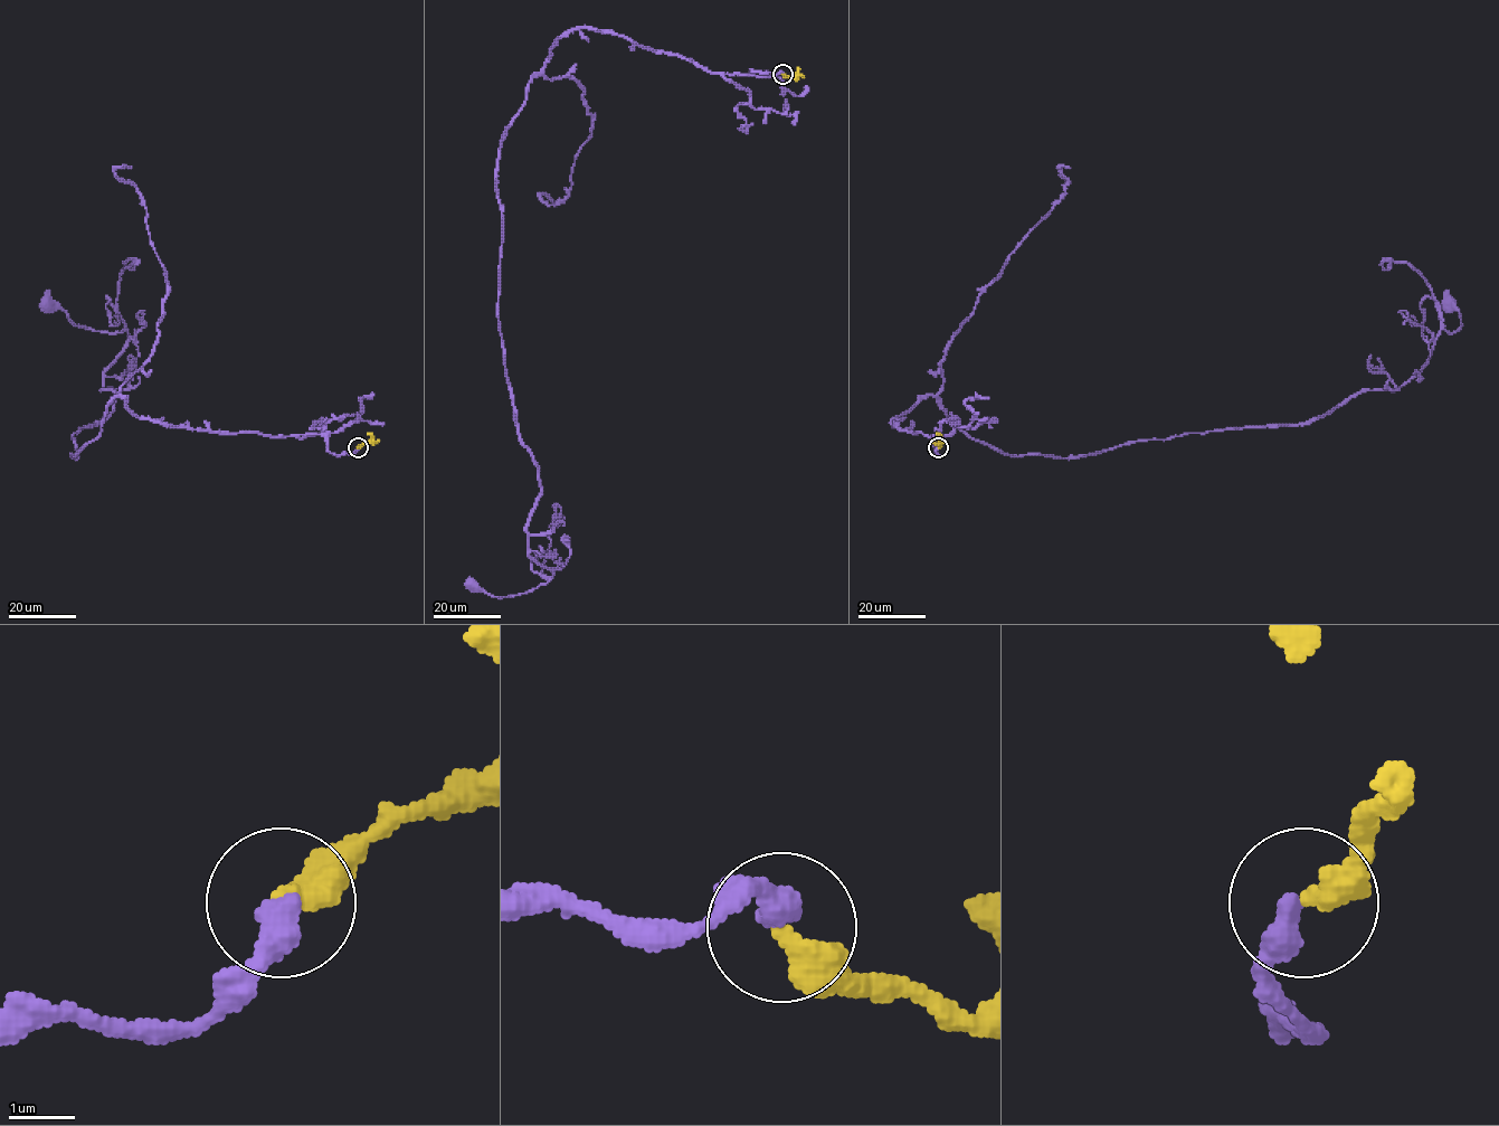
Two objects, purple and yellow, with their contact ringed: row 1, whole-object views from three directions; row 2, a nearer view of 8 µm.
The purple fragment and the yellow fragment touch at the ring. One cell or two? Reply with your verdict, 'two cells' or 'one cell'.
one cell

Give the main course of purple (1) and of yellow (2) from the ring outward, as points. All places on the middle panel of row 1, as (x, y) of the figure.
1: (781, 74), (578, 28), (530, 81), (497, 162), (497, 320), (538, 470), (529, 556), (552, 576), (473, 583)
2: (781, 74), (793, 77), (798, 73), (797, 67)

